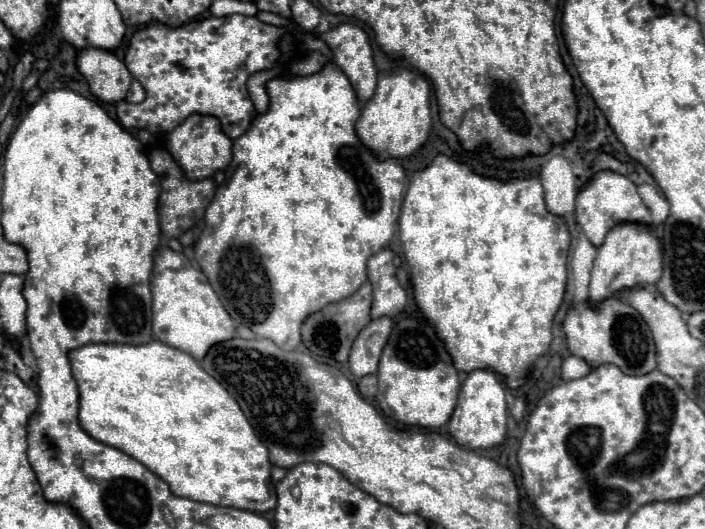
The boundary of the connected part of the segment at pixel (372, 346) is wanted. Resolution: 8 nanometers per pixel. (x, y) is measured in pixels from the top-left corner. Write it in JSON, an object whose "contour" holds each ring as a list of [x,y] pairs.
{"contour":[[[388,316],[372,320],[360,336],[354,340],[352,350],[350,350],[350,372],[354,376],[366,376],[366,374],[376,374],[380,352],[392,332],[392,320]]]}

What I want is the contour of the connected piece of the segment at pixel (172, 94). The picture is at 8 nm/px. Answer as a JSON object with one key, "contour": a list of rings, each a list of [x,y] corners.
{"contour":[[[224,16],[224,18],[198,18],[190,20],[178,28],[170,28],[164,24],[144,26],[136,30],[128,42],[124,62],[130,74],[144,86],[146,100],[142,104],[116,104],[116,116],[124,128],[144,128],[148,132],[164,134],[184,122],[190,114],[212,114],[222,122],[222,130],[228,138],[242,136],[248,126],[250,118],[254,116],[254,104],[246,90],[246,80],[260,70],[268,70],[280,58],[278,38],[284,34],[284,28],[276,28],[270,24],[260,22],[258,18],[250,16]]]}

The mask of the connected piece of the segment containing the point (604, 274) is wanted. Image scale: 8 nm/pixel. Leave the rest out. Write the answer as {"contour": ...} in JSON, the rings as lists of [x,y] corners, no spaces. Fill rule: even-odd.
{"contour":[[[620,222],[606,234],[604,244],[598,248],[598,256],[596,256],[594,268],[592,268],[588,300],[592,306],[596,306],[604,298],[614,296],[618,290],[656,284],[656,280],[660,276],[662,276],[660,238],[654,234],[654,230],[648,224]]]}

